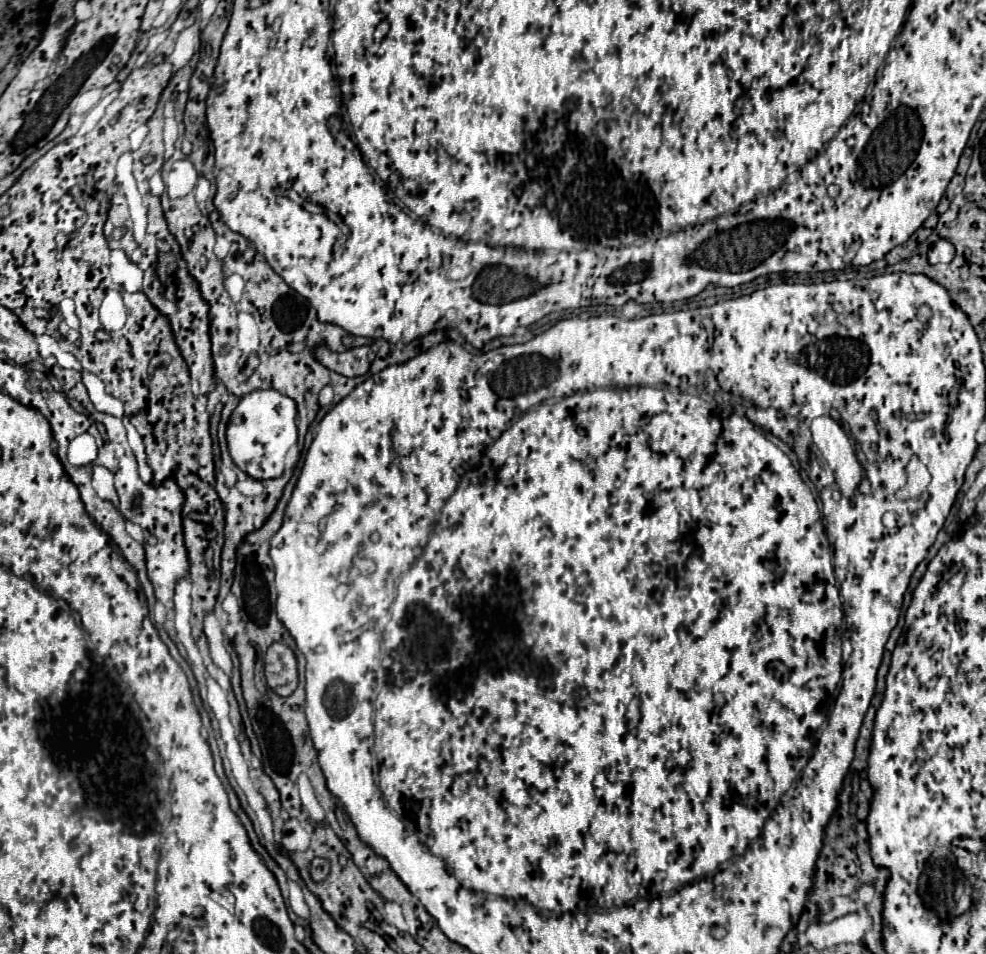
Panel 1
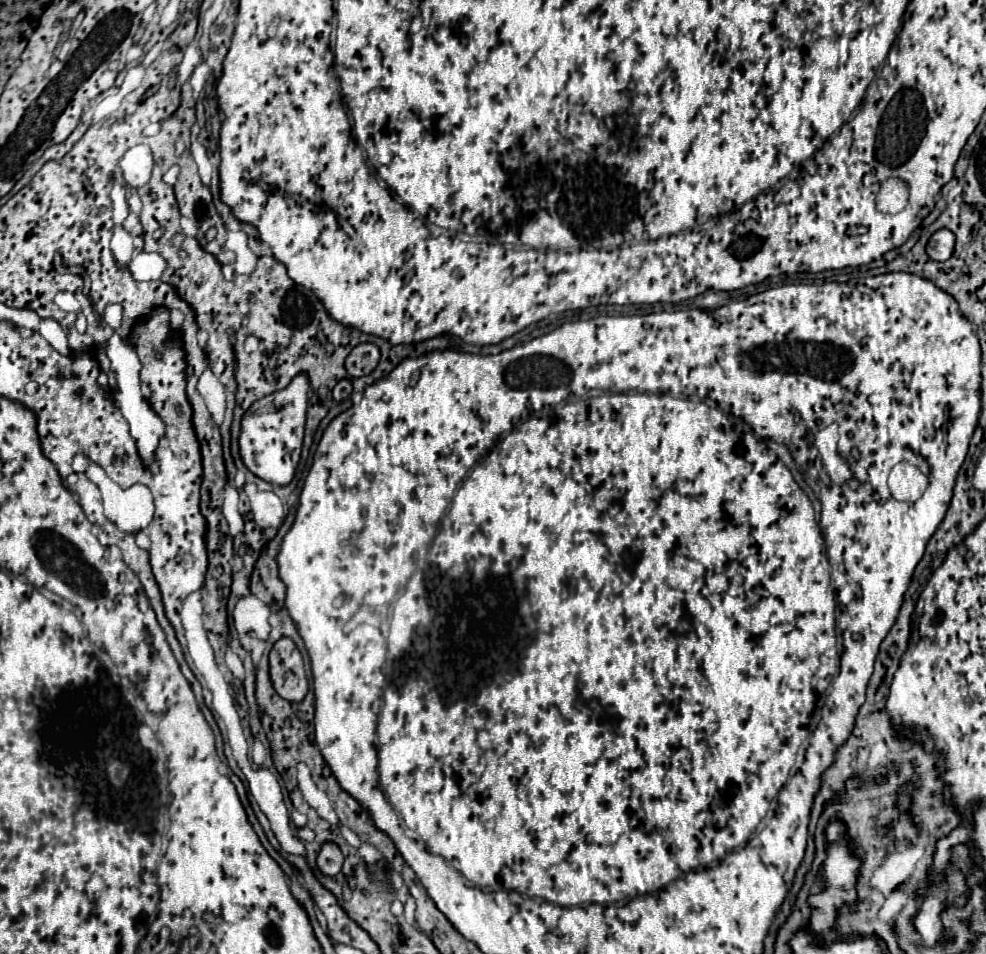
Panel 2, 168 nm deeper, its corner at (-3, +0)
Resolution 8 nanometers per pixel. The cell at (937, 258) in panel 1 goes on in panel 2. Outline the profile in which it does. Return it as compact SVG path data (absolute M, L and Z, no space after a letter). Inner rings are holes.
M938 230L932 234L926 252L936 262L946 262L954 252L954 234L950 230Z

